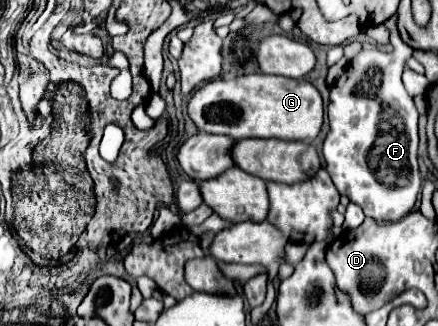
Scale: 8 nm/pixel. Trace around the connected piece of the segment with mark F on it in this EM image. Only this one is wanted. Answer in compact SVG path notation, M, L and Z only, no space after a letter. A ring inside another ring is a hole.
M391 17L387 27L391 29L393 49L361 49L331 87L327 105L329 133L323 143L327 171L331 171L339 193L347 195L351 203L357 203L367 217L379 223L399 221L411 213L421 191L417 165L419 113L401 81L405 61L413 55L413 49L401 41L397 17ZM375 79L381 79L381 87L377 89L377 95L371 97Z

